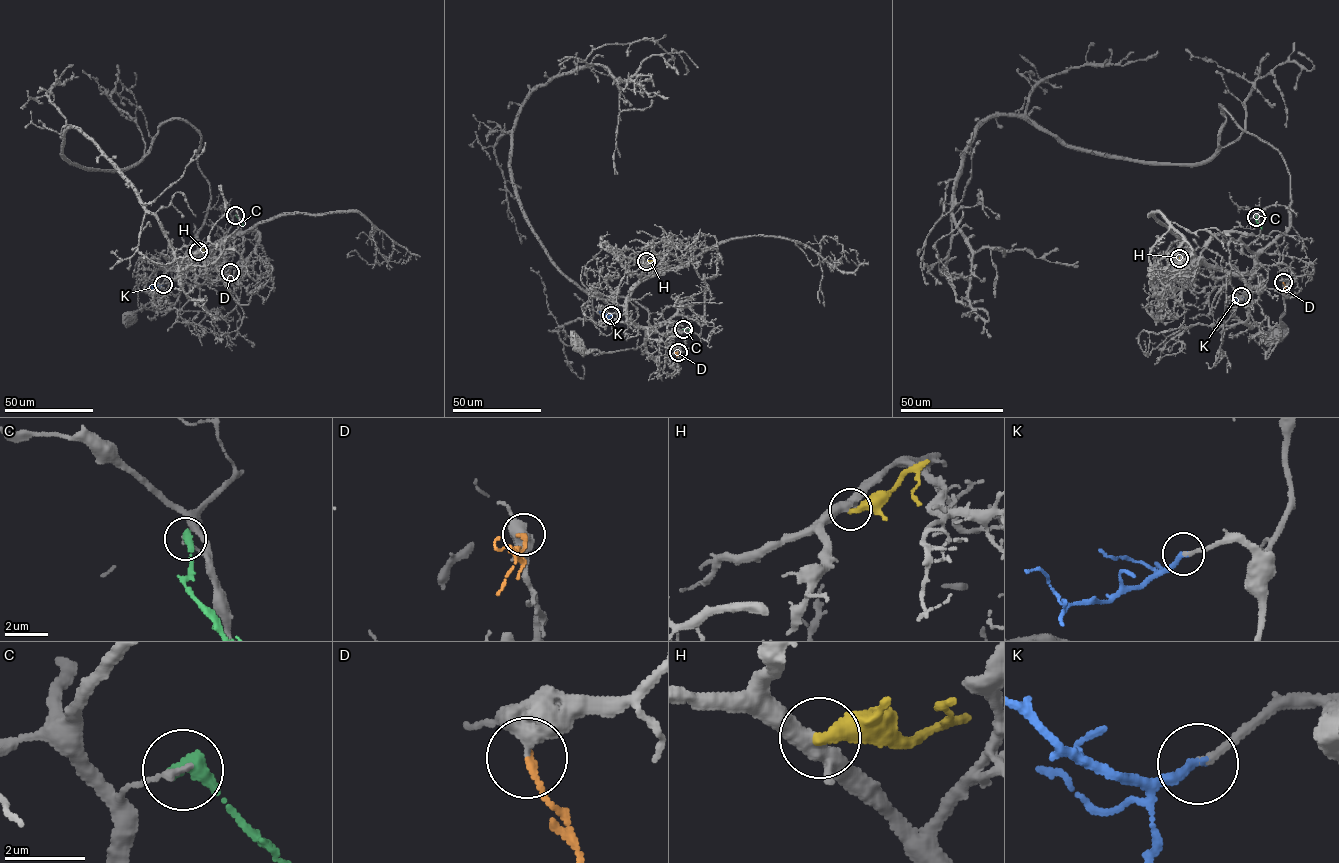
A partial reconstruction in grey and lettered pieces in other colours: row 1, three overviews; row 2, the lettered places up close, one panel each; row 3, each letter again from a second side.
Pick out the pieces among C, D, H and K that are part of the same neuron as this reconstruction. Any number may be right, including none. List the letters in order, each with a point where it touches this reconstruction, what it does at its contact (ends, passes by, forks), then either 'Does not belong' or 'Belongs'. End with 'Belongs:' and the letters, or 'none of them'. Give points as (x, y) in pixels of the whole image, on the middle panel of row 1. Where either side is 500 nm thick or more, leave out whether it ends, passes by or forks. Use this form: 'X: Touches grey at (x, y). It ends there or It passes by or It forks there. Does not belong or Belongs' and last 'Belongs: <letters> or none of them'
C: Touches grey at (683, 329). It ends there. Does not belong
D: Touches grey at (678, 352). It ends there. Does not belong
H: Touches grey at (646, 261). It ends there. Does not belong
K: Touches grey at (611, 315). It ends there. Belongs
Belongs: K

